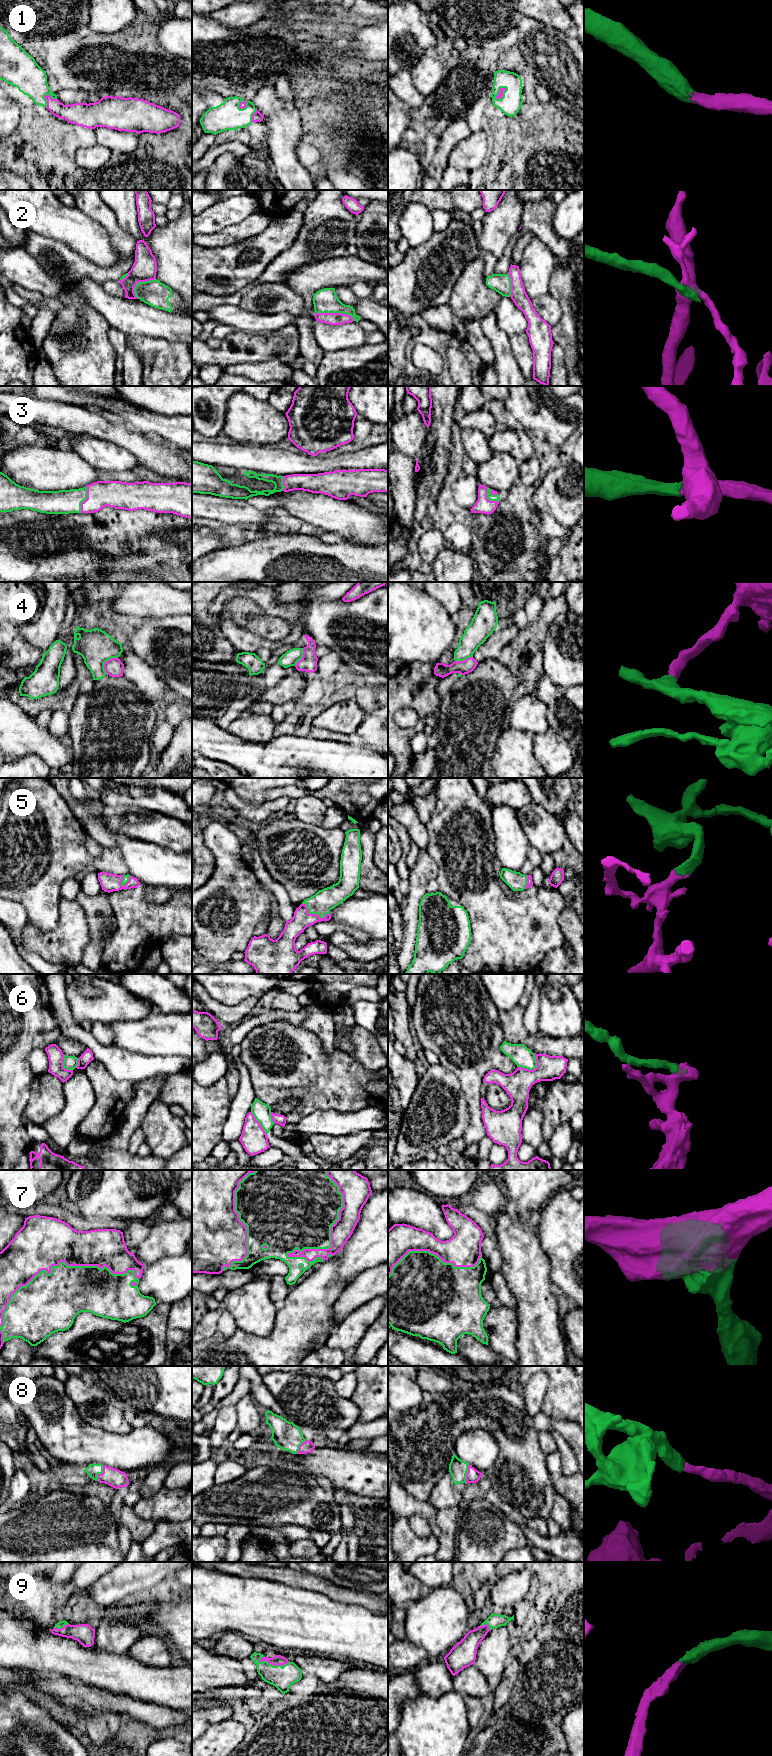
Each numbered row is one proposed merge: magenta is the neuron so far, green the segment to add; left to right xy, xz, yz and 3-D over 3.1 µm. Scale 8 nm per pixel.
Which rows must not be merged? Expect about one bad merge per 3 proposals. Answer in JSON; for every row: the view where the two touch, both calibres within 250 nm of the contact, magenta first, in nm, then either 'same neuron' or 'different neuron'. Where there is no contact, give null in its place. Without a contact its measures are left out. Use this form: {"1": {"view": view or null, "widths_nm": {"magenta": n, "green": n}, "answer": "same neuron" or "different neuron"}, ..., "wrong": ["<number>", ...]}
{"1": {"view": "xy", "widths_nm": {"magenta": 130, "green": 260}, "answer": "same neuron"}, "2": {"view": "xz", "widths_nm": {"magenta": 100, "green": 190}, "answer": "different neuron"}, "3": {"view": "xy", "widths_nm": {"magenta": 220, "green": 190}, "answer": "same neuron"}, "4": {"view": "xy", "widths_nm": {"magenta": 150, "green": 280}, "answer": "different neuron"}, "5": {"view": "xz", "widths_nm": {"magenta": 150, "green": 180}, "answer": "same neuron"}, "6": {"view": "yz", "widths_nm": {"magenta": 200, "green": 160}, "answer": "different neuron"}, "7": {"view": "xy", "widths_nm": {"magenta": 420, "green": 400}, "answer": "same neuron"}, "8": {"view": "yz", "widths_nm": {"magenta": 110, "green": 150}, "answer": "same neuron"}, "9": {"view": "xz", "widths_nm": {"magenta": 80, "green": 180}, "answer": "same neuron"}, "wrong": ["2", "4", "6"]}

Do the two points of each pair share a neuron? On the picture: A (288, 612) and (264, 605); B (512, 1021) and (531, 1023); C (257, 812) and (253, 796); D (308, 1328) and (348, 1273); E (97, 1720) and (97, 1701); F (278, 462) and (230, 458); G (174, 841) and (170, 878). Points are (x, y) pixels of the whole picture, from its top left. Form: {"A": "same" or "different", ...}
{"A": "same", "B": "different", "C": "different", "D": "different", "E": "different", "F": "same", "G": "different"}

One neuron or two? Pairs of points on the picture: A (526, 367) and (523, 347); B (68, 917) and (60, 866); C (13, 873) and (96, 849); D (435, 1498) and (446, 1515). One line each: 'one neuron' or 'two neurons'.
A: one neuron
B: two neurons
C: two neurons
D: two neurons

